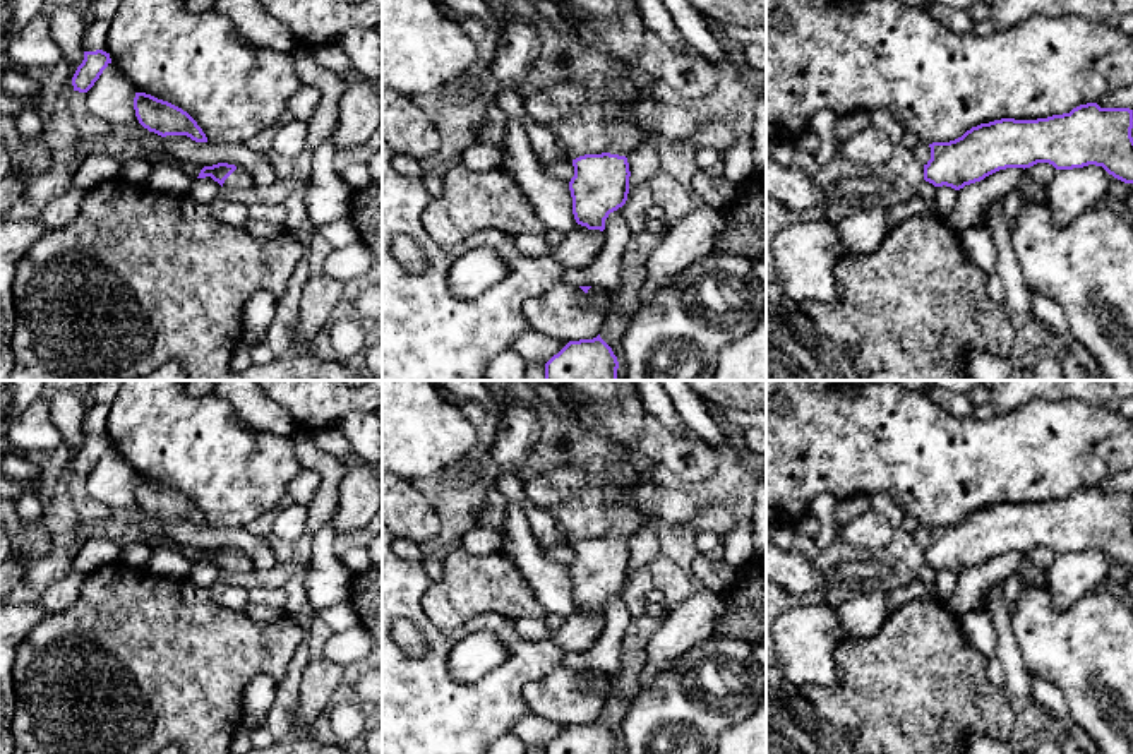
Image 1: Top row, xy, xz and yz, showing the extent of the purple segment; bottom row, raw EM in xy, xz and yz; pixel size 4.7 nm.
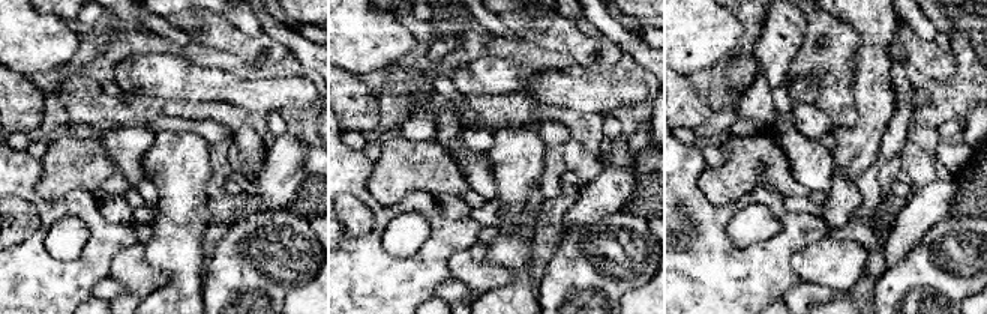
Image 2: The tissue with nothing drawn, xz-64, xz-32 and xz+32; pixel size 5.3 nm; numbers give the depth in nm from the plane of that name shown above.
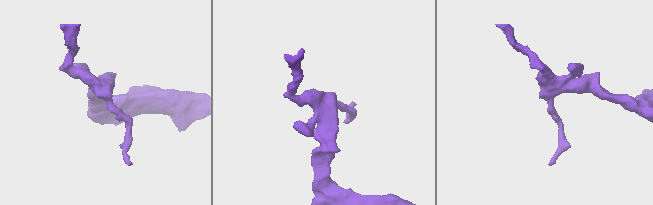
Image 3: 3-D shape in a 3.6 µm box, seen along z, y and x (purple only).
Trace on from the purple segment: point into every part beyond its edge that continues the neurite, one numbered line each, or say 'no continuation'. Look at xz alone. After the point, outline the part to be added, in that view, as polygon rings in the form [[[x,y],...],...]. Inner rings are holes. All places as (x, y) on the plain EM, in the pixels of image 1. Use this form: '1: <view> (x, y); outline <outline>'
1: xz (624, 520); outline [[[615,454],[612,464],[602,476],[602,502],[608,516],[607,536],[629,540],[641,530],[644,514],[636,509],[629,488],[639,480],[639,471],[624,458]]]

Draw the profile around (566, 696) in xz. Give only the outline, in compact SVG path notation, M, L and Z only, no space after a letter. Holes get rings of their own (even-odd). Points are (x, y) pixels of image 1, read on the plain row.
M564 667L523 687L533 715L562 725L596 721L610 696L612 680L605 673L591 670L584 677L579 670Z

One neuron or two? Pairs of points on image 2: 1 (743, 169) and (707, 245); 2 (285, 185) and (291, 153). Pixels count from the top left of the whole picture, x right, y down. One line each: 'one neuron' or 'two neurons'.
1: two neurons
2: one neuron

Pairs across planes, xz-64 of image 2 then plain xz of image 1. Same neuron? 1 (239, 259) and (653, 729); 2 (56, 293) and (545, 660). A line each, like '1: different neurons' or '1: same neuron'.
1: same neuron
2: same neuron

